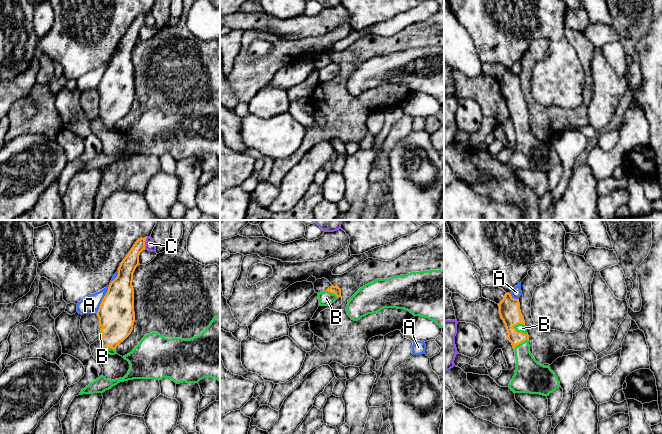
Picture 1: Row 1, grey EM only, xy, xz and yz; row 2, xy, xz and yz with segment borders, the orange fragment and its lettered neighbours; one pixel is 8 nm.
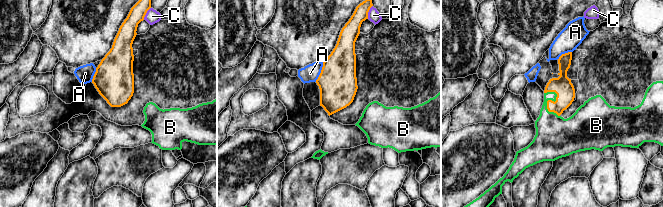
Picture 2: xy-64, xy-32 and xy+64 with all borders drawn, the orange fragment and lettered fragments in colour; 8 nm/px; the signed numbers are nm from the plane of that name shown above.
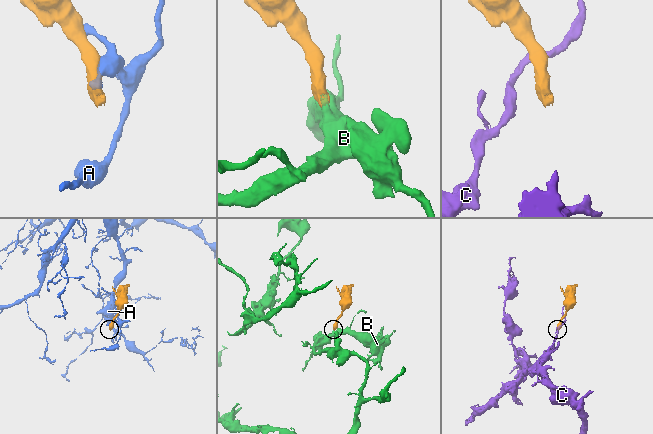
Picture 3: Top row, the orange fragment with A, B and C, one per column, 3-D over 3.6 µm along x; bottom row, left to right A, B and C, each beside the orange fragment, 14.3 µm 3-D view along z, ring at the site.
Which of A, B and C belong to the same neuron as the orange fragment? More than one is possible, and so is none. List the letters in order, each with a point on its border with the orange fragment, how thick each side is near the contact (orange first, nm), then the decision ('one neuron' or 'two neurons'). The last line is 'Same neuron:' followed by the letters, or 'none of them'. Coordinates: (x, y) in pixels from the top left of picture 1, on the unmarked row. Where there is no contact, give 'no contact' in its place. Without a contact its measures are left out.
A: xy (102, 76) | 300/140 nm | two neurons
B: yz (520, 108) | 180/70 nm | one neuron
C: xy (144, 19) | 130/80 nm | two neurons
Same neuron: B

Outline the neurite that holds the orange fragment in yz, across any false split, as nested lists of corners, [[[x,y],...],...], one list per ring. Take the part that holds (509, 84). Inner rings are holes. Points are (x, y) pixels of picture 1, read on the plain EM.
[[[506,69],[498,82],[516,135],[516,146],[509,164],[514,169],[549,172],[560,163],[560,158],[550,142],[538,139],[530,128],[529,111],[521,90],[519,75],[514,75],[510,69]]]

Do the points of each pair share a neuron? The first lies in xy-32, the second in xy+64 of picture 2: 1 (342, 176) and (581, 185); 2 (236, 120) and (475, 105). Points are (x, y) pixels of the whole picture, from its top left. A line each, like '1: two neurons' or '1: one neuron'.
1: two neurons
2: one neuron

